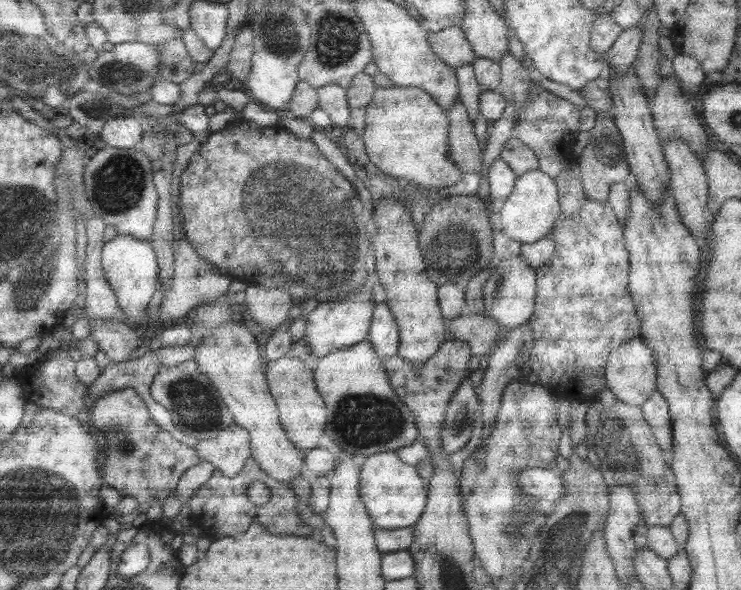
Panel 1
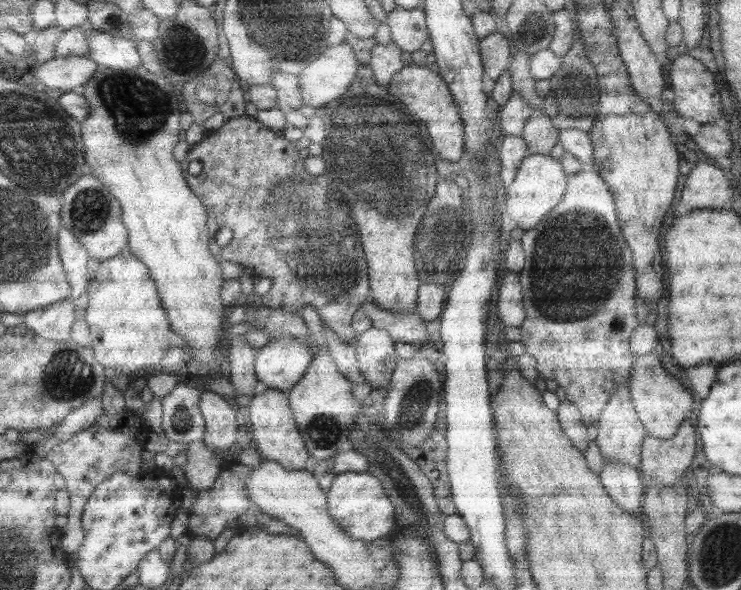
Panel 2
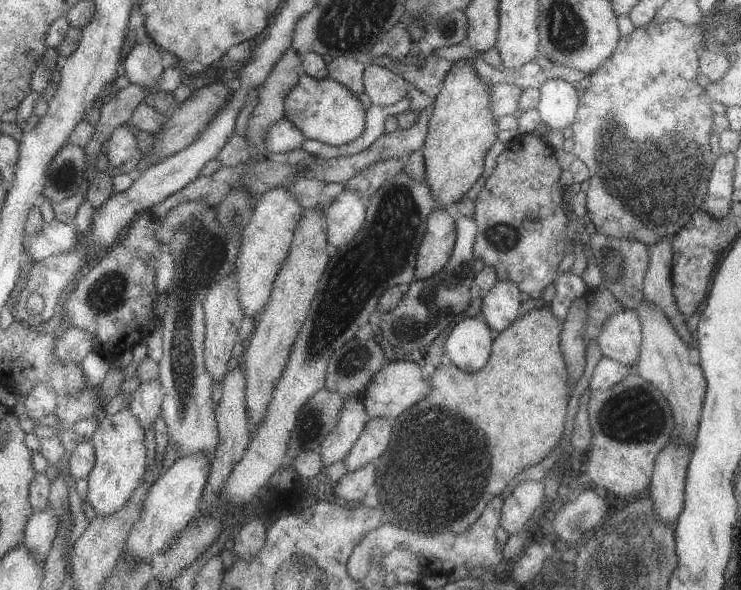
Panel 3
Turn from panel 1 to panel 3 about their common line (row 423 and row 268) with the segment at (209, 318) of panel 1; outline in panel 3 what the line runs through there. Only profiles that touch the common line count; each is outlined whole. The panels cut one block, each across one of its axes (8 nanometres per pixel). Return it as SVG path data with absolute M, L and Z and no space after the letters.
M275 186L267 190L255 202L255 208L249 214L249 220L241 230L239 250L237 250L233 272L231 272L233 282L235 282L237 302L245 318L255 318L261 312L261 308L267 304L271 288L273 288L273 280L279 274L285 256L289 254L293 230L297 228L301 212L303 212L303 206L299 204L299 200L289 196L285 186L283 188Z

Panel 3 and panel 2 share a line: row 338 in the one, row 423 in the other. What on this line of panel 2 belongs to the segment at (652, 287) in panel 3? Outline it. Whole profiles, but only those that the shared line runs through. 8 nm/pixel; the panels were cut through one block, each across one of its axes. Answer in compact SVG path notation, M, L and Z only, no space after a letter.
M683 422L673 438L659 440L645 436L641 444L641 462L639 474L643 484L647 486L649 480L659 482L659 486L673 488L689 464L695 458L695 434L693 426Z

